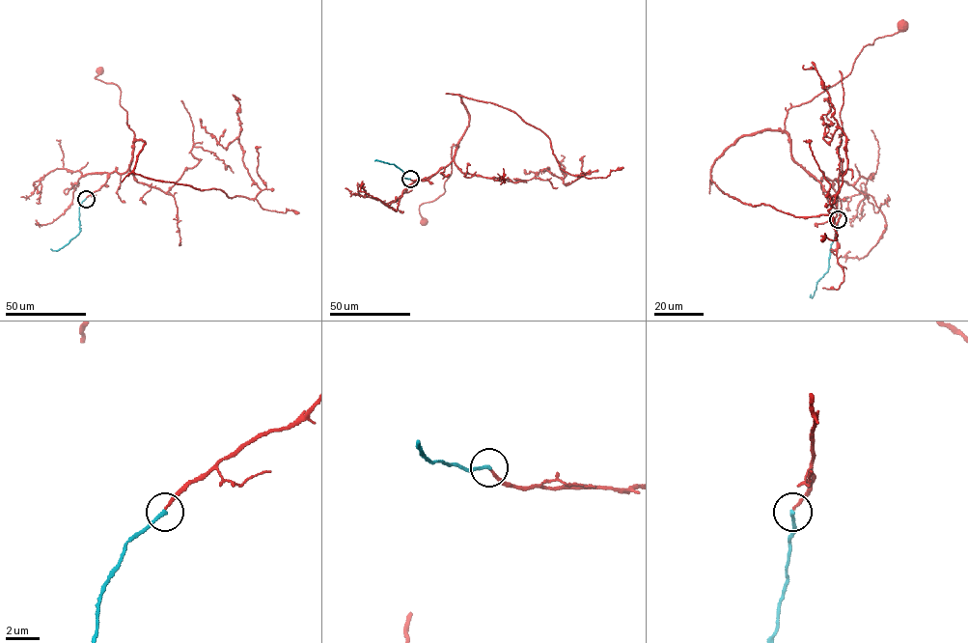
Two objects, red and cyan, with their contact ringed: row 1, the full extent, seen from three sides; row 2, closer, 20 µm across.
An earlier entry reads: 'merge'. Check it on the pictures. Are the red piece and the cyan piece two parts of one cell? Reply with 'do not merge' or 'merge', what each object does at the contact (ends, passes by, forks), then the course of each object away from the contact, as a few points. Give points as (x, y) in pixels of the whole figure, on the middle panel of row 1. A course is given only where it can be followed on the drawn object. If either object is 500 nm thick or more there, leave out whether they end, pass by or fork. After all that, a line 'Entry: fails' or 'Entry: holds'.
merge; red ends there; cyan ends there; red runs (410, 179), (427, 181), (445, 167), (458, 143), (452, 146), (452, 173), (444, 192), (419, 206), (423, 222); cyan runs (410, 179), (403, 177), (403, 172), (393, 164), (374, 160)
Entry: holds

